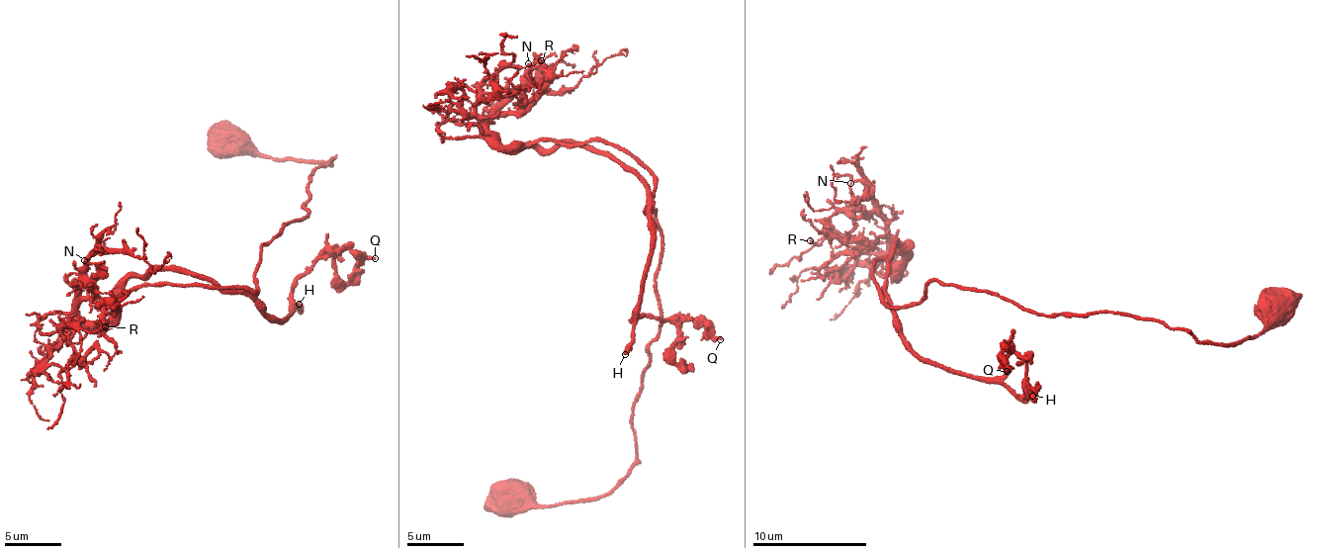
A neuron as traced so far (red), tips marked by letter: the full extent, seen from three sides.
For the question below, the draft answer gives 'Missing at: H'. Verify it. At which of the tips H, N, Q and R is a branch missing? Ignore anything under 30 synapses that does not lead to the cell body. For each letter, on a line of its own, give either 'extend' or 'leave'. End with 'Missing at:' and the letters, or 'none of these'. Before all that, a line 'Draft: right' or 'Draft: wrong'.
Draft: right
H: extend
N: leave
Q: leave
R: leave
Missing at: H

